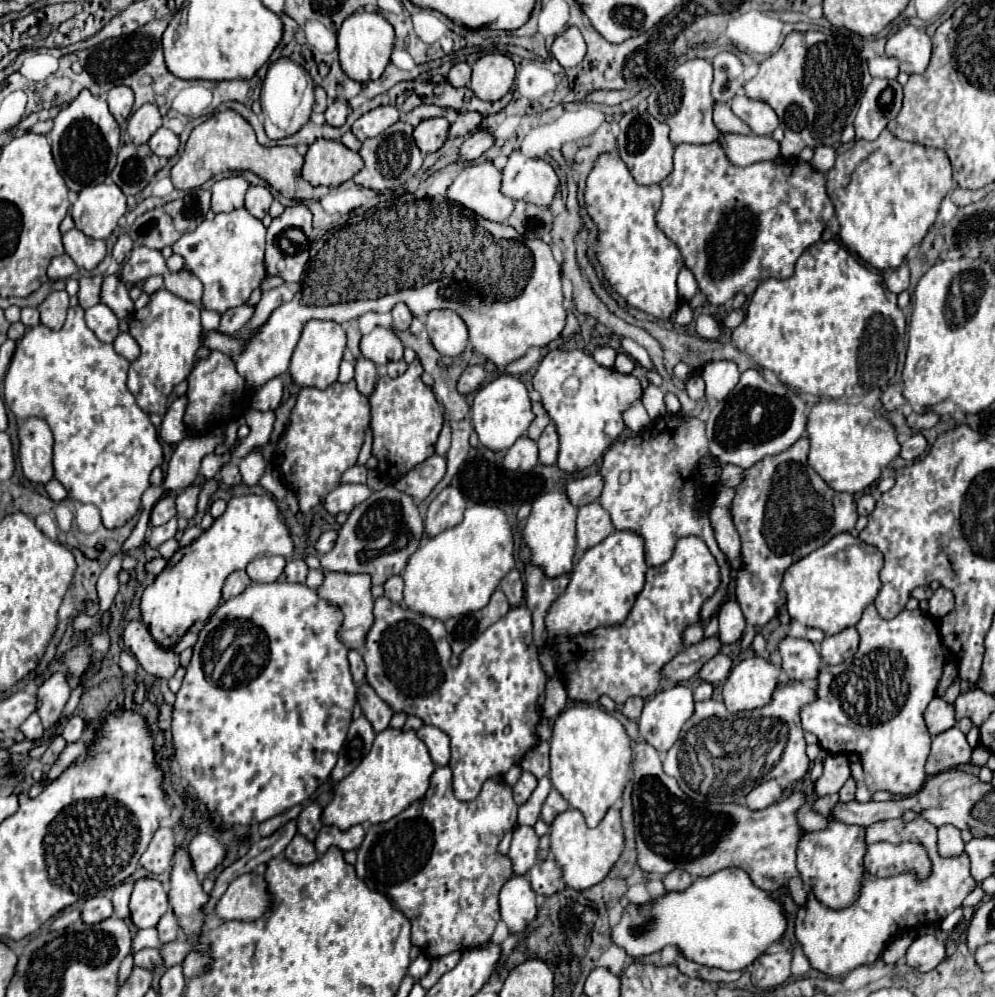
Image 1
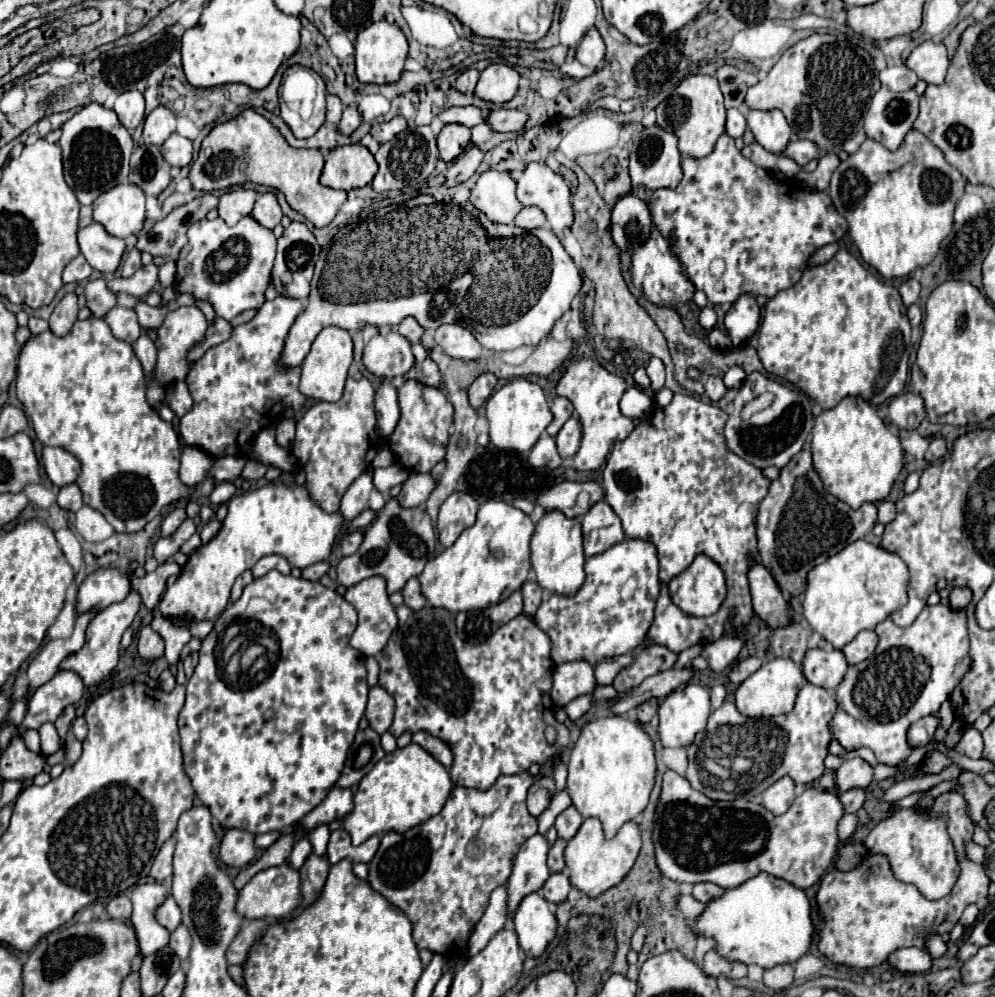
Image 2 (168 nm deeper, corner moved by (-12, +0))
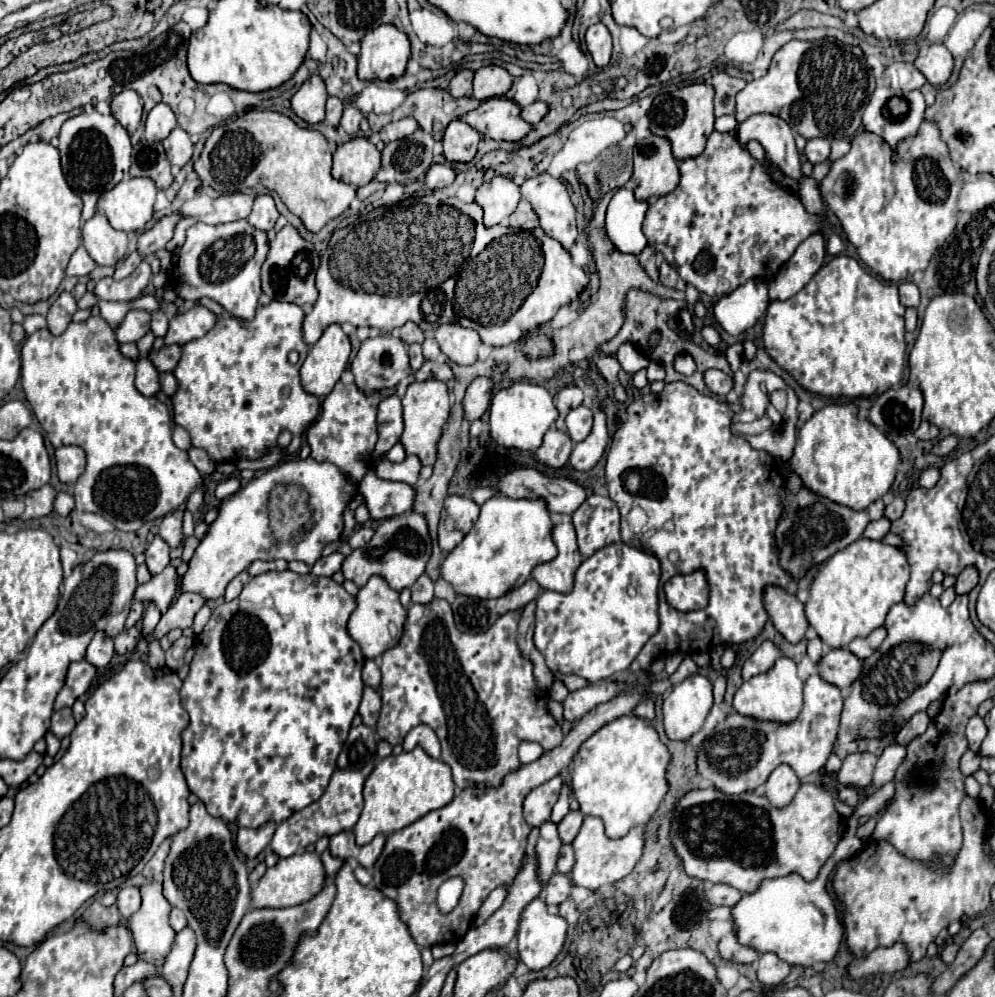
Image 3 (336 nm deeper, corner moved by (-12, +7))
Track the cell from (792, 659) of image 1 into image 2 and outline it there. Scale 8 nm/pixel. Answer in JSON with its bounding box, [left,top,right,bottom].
[802,649,848,689]

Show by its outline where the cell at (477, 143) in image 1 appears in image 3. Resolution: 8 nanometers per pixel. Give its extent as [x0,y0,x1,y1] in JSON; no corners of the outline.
[424,164,456,190]

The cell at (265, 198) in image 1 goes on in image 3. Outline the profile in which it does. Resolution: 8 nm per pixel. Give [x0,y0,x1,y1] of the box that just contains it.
[248,194,280,232]

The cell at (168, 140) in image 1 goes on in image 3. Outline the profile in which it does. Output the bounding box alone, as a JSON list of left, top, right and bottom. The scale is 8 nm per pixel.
[162,126,192,168]

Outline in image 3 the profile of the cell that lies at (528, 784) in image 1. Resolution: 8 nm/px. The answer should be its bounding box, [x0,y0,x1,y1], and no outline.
[524,776,562,828]

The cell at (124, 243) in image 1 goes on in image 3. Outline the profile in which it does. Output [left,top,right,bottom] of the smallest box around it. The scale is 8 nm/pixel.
[114,252,142,280]

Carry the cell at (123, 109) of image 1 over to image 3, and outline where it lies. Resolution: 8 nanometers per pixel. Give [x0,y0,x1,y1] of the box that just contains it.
[112,90,142,134]

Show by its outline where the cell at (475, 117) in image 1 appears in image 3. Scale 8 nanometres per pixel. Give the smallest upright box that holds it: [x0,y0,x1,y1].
[522,102,548,124]

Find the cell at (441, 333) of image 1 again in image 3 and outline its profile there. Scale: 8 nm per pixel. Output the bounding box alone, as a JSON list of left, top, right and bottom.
[434,324,480,364]

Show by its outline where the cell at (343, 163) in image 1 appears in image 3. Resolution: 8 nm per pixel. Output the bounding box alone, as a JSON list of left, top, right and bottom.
[332,138,380,186]

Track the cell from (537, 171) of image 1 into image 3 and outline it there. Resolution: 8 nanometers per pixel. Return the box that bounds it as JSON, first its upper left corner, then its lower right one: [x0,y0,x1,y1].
[522,174,576,250]

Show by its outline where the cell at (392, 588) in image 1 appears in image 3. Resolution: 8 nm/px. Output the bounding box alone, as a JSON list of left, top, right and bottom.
[410,574,434,604]

